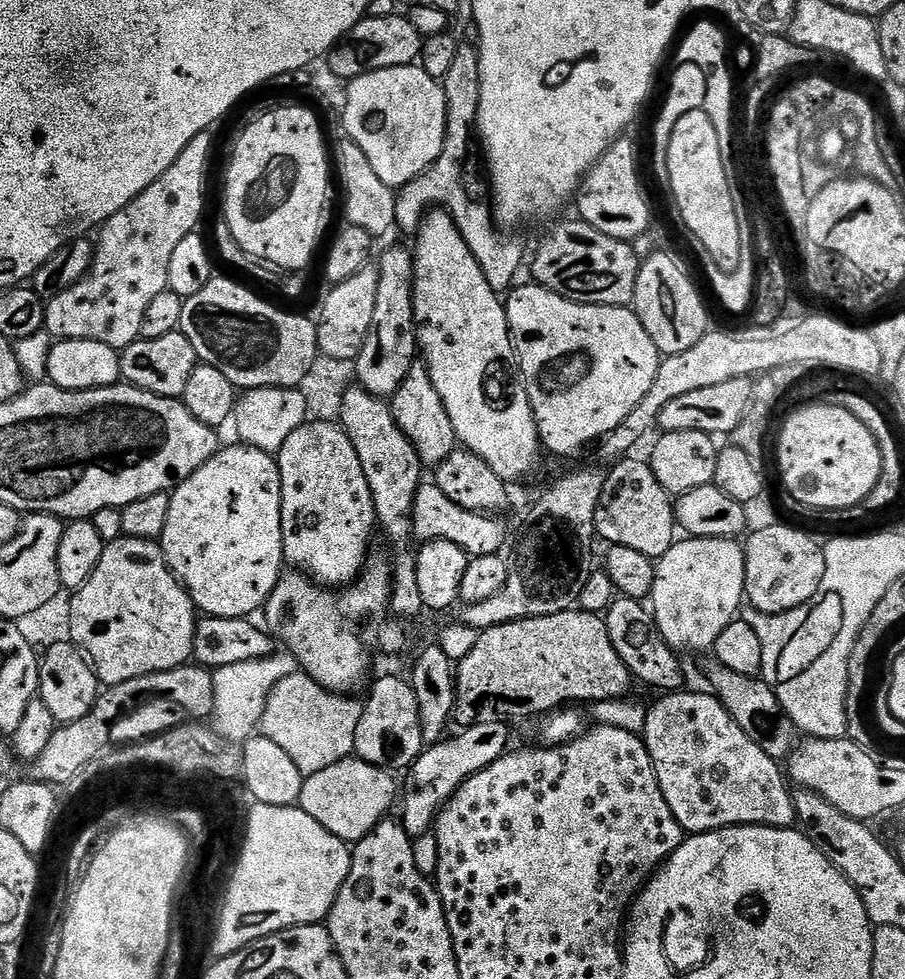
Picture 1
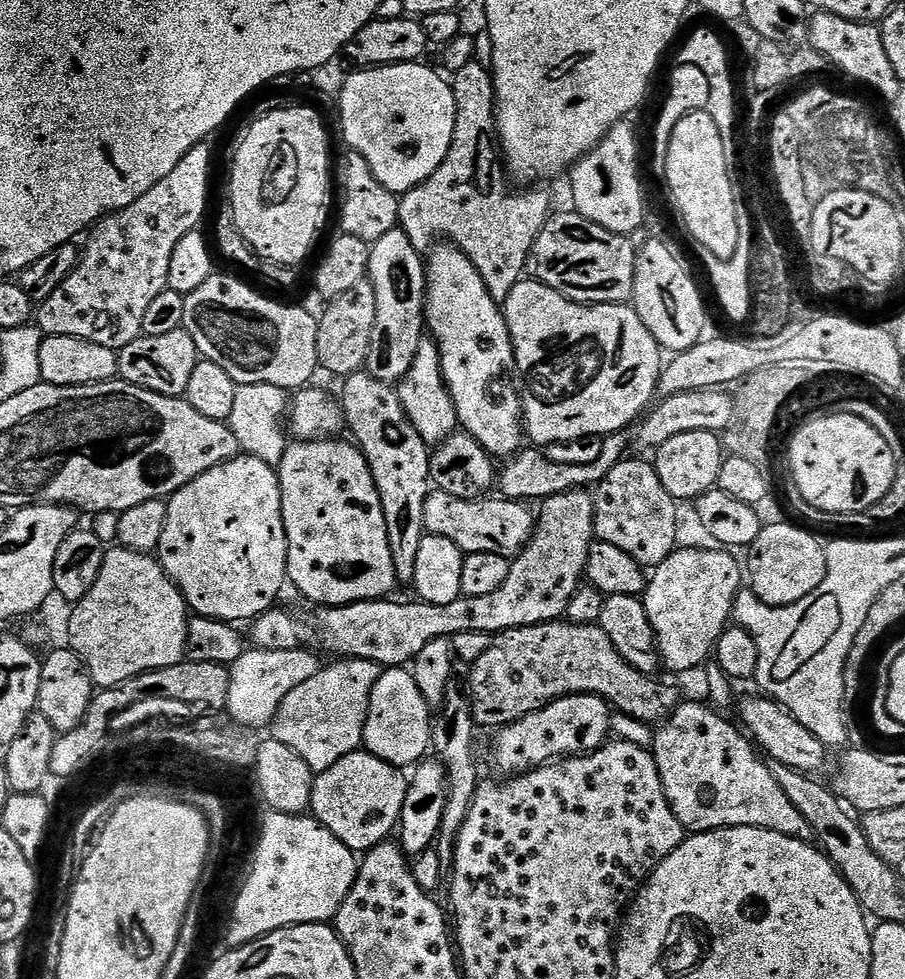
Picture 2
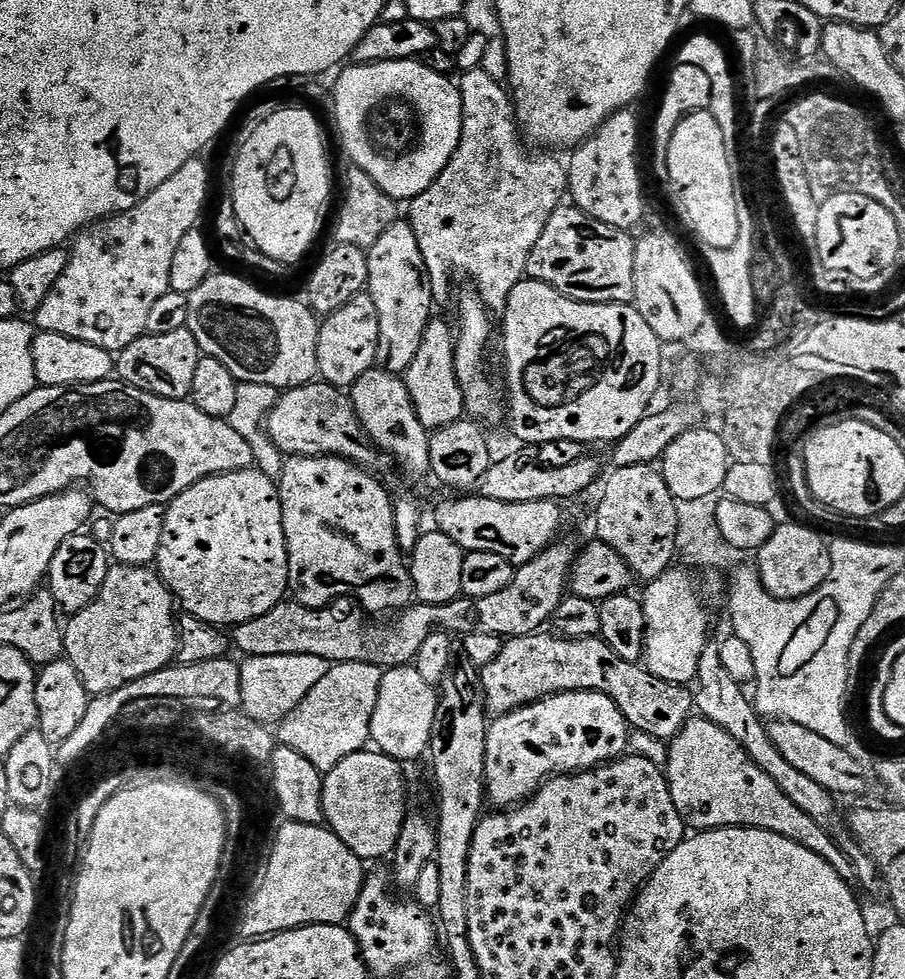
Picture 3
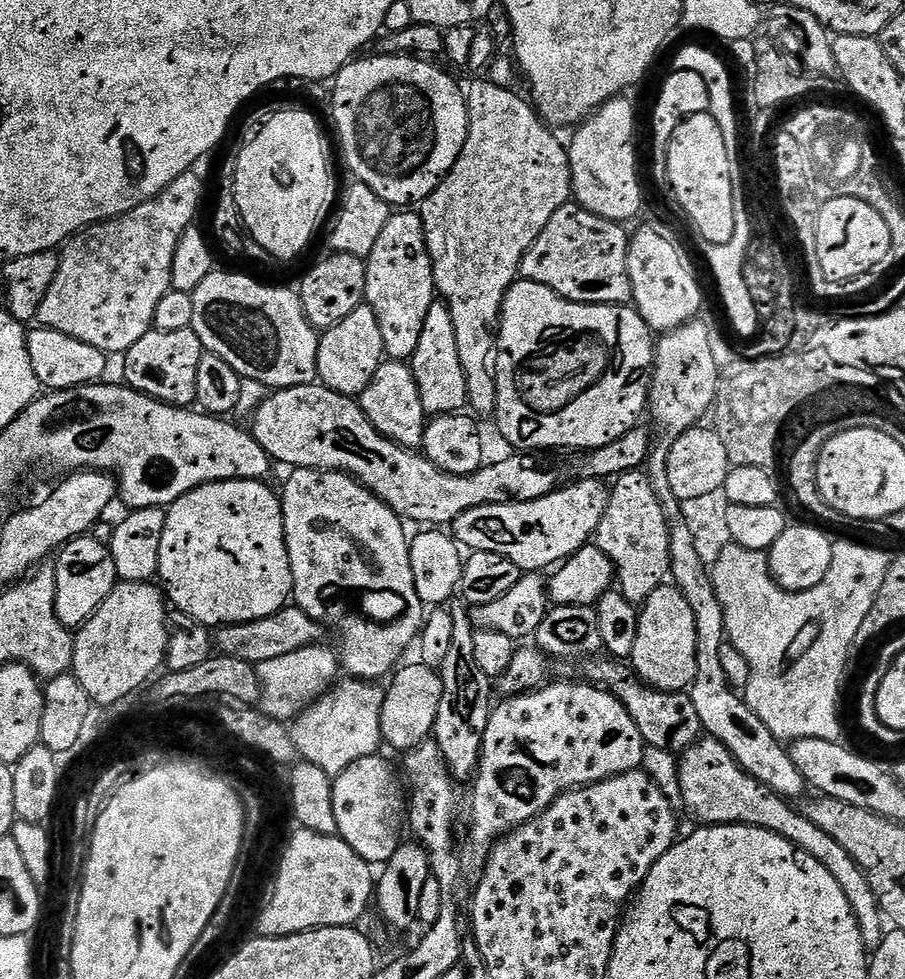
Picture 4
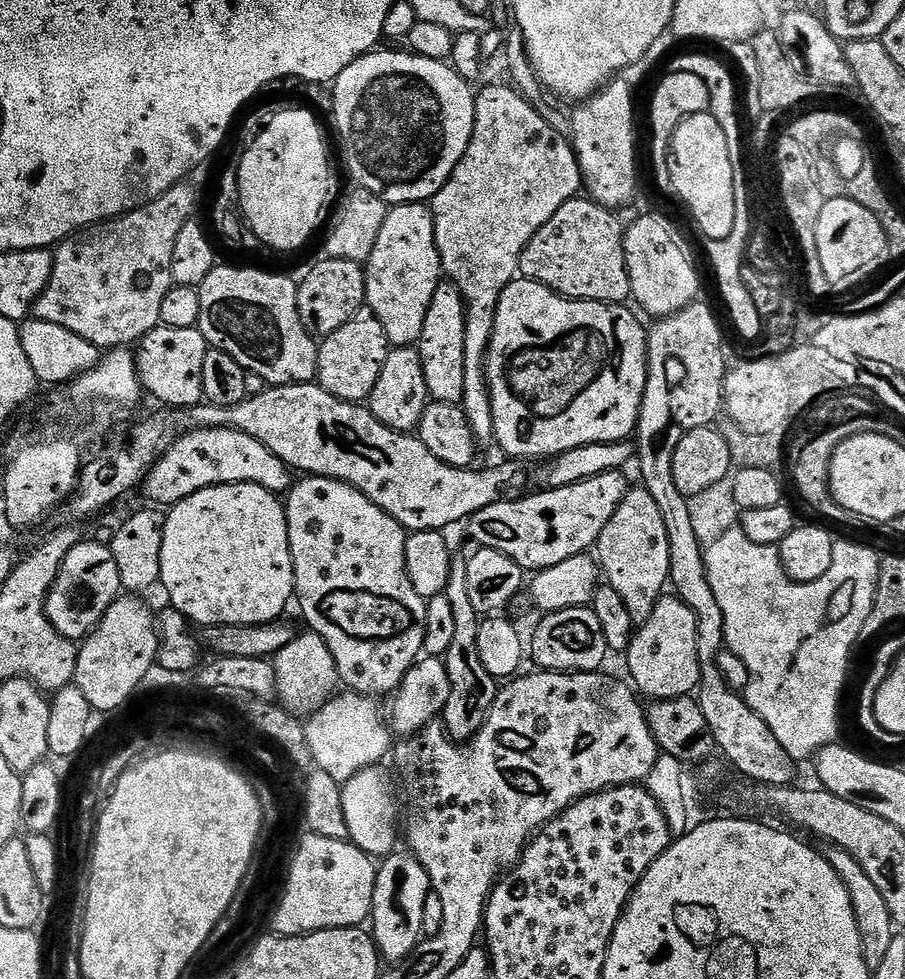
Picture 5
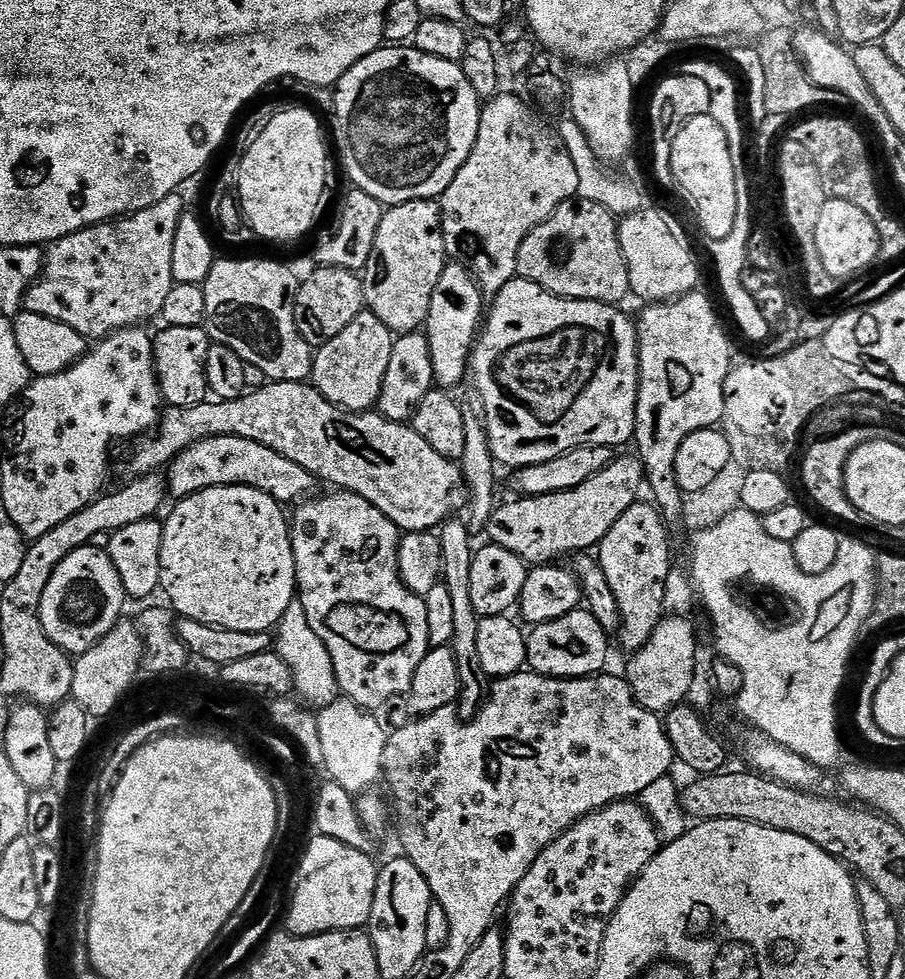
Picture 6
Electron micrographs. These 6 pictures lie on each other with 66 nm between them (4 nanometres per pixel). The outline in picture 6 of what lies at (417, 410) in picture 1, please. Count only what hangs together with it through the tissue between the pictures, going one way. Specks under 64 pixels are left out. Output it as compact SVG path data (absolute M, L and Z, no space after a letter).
M445 263L442 278L438 278L438 286L434 286L434 298L430 298L430 314L426 325L430 360L434 362L434 381L441 389L456 390L463 380L465 383L469 375L468 360L472 357L472 345L476 343L485 316L486 297L476 277L463 263Z

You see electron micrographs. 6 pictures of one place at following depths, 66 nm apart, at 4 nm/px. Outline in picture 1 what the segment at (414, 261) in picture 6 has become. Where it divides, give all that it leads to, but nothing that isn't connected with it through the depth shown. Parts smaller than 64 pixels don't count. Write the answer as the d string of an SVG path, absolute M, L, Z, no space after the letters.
M392 248L378 261L380 278L378 286L378 306L374 310L374 322L368 331L360 357L354 362L354 376L359 387L381 398L390 398L410 374L412 365L418 360L416 343L416 319L412 295L416 275L414 256L404 248Z

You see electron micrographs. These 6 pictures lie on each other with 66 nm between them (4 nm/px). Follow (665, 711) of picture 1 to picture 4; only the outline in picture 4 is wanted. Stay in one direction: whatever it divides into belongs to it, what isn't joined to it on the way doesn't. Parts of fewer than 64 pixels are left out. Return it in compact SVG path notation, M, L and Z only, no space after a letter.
M701 738L684 749L679 757L680 790L682 801L688 812L701 825L713 824L749 824L755 828L765 828L782 838L786 838L800 851L818 858L830 874L834 874L834 882L842 886L842 894L846 894L846 902L850 902L850 910L854 910L854 918L858 922L858 930L862 934L865 949L875 950L882 942L886 931L886 917L880 908L880 898L874 886L870 886L867 872L860 867L855 858L826 830L814 826L803 811L791 808L789 801L777 792L772 792L762 782L758 782L722 746L722 742L711 738Z

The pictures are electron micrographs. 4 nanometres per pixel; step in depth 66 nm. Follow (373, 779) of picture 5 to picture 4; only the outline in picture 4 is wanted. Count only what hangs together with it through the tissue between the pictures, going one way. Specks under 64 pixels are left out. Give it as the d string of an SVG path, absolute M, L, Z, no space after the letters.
M381 755L367 756L352 762L342 774L332 781L332 795L335 822L338 824L338 834L342 840L359 854L368 864L382 866L394 856L402 843L402 830L406 818L406 794L396 772L391 764L382 759Z

